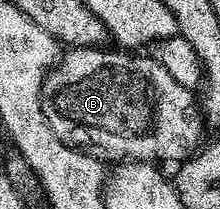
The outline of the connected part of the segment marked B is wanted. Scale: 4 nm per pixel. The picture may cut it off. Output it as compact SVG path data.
M71 47L61 52L54 68L42 83L44 117L60 137L60 141L79 149L99 147L107 151L114 161L155 161L171 159L174 165L191 158L199 150L204 128L204 116L199 100L191 88L175 81L149 54L127 53L122 49L106 51L102 47Z

